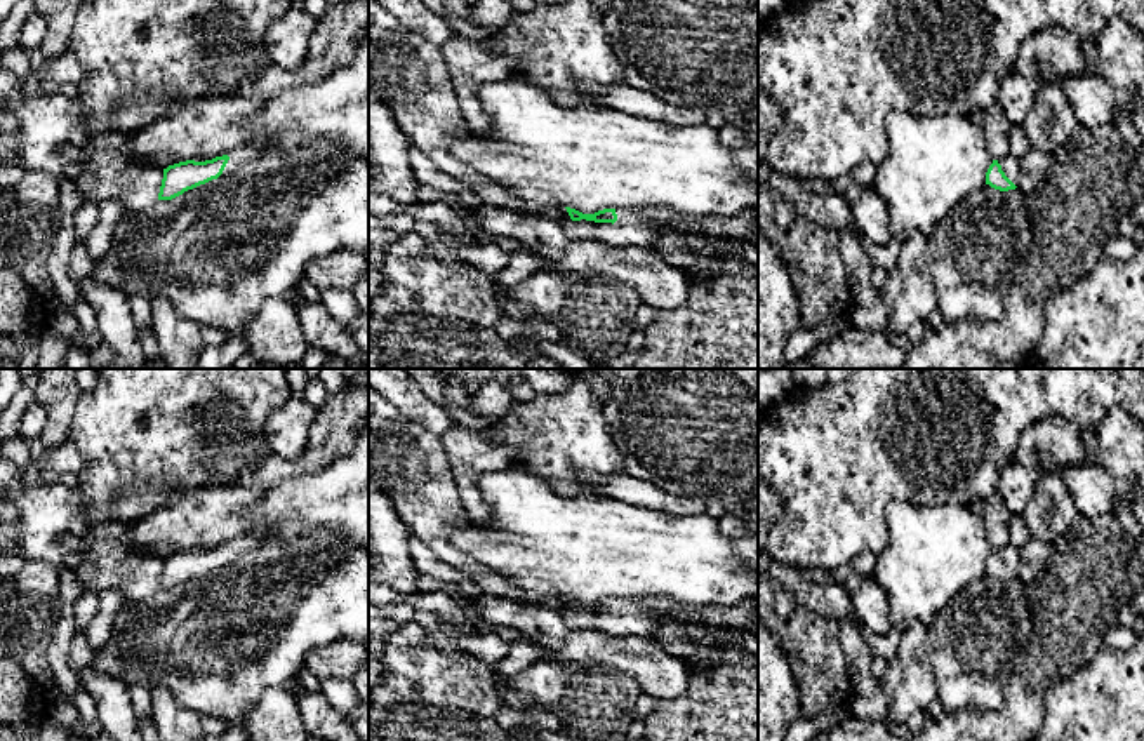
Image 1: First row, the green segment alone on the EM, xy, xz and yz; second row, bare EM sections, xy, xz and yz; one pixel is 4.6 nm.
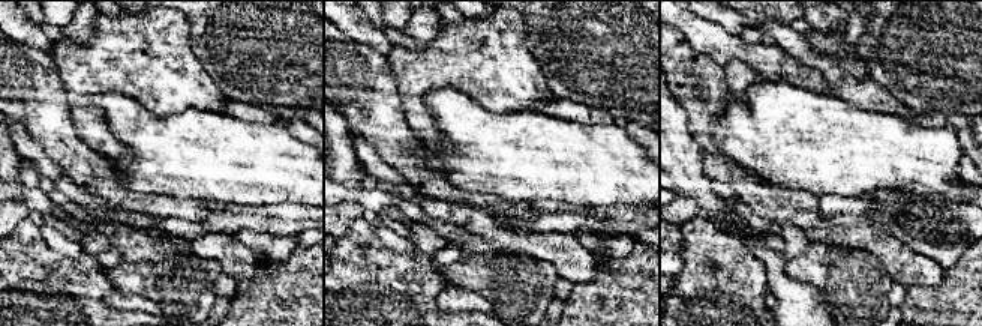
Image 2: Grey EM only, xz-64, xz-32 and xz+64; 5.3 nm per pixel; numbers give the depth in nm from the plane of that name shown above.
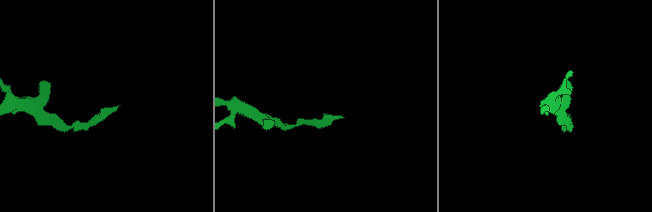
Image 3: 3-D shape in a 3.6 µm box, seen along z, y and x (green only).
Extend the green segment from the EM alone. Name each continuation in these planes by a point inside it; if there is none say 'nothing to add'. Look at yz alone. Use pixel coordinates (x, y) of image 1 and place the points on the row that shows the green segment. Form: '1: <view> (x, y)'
1: yz (1009, 164)

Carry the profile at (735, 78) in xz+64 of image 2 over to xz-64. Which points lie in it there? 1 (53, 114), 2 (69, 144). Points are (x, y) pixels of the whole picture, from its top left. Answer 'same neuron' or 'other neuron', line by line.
1: other neuron
2: other neuron

